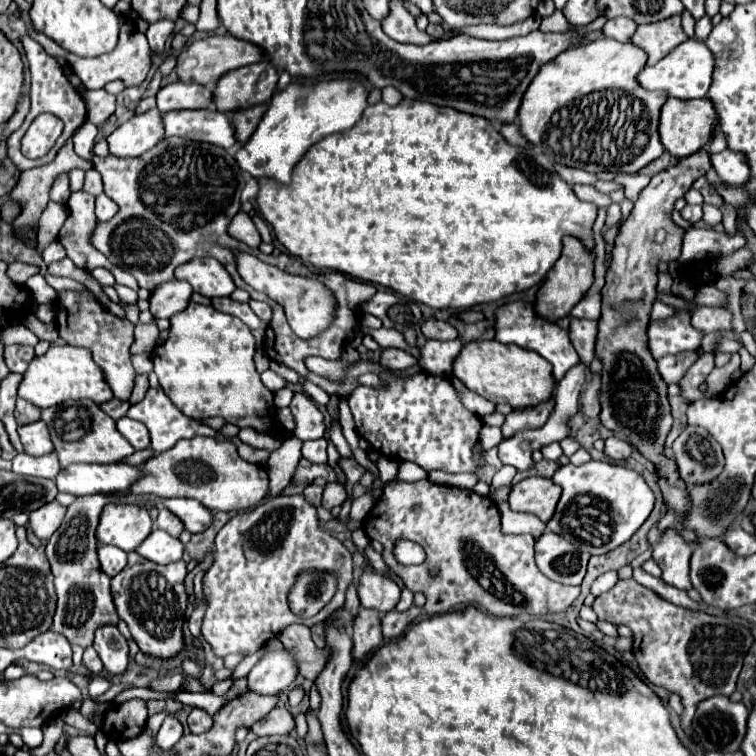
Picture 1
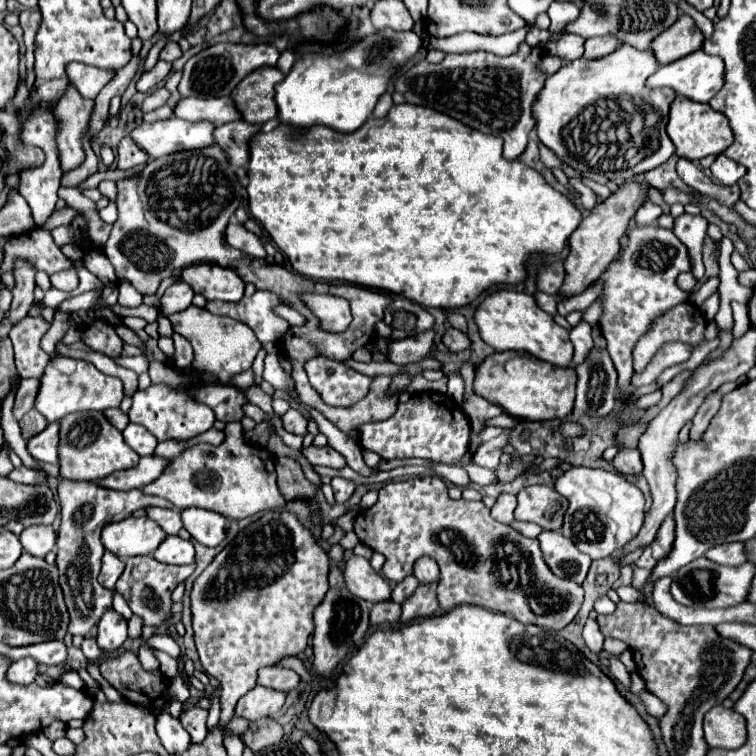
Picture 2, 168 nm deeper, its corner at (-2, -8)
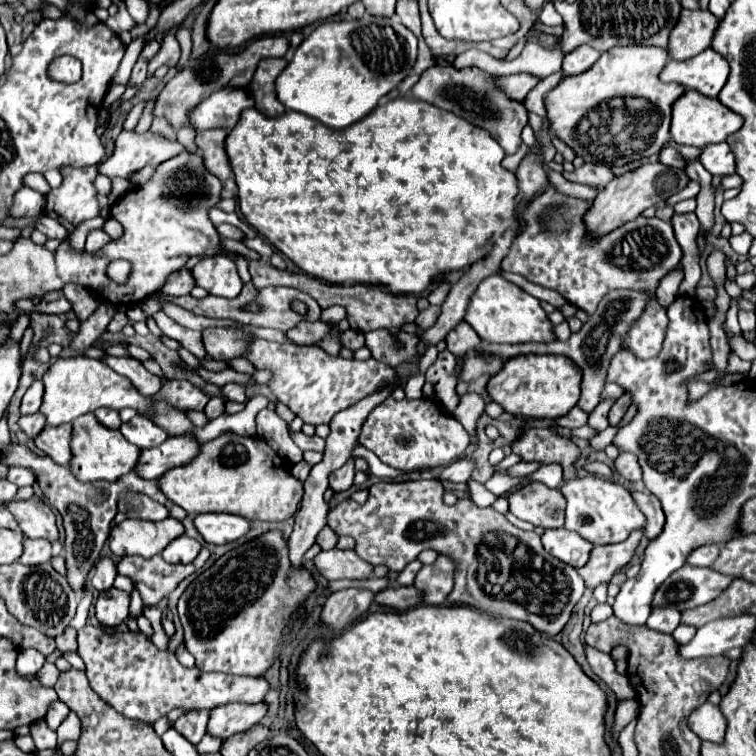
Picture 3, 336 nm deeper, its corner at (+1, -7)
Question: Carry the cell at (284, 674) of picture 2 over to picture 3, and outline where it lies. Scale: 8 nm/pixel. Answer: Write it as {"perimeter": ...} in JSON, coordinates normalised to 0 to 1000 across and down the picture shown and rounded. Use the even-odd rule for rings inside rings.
{"perimeter":[[[110,828],[102,841],[104,868],[112,876],[120,910],[155,942],[173,952],[205,958],[229,937],[282,939],[303,929],[340,931],[356,915],[356,905],[343,897],[319,897],[303,892],[271,892],[261,884],[245,884],[224,860],[210,860],[189,836],[155,836],[134,828]]]}

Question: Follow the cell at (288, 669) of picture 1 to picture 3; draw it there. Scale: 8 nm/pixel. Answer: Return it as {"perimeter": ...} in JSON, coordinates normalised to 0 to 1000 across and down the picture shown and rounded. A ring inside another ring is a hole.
{"perimeter":[[[308,929],[303,934],[290,934],[287,939],[279,939],[274,971],[300,979],[308,971],[324,968],[332,960],[337,960],[351,944],[353,944],[353,934],[348,929],[340,934],[324,934],[316,929]]]}

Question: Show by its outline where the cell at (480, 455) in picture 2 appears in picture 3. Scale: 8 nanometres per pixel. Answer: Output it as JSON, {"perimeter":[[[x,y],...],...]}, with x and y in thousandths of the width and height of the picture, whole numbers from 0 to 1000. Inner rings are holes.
{"perimeter":[[[610,608],[610,611],[599,611],[594,616],[589,616],[583,622],[583,627],[578,630],[581,638],[591,635],[591,638],[599,638],[599,640],[615,640],[618,632],[623,630],[623,622],[626,622],[626,608]]]}

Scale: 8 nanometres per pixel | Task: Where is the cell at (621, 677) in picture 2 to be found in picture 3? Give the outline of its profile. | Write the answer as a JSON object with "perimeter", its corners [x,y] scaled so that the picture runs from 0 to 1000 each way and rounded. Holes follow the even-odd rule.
{"perimeter":[[[824,926],[824,929],[819,929],[816,942],[813,942],[813,955],[808,960],[808,976],[811,979],[816,979],[819,968],[843,947],[843,942],[845,942],[845,931],[840,926]]]}

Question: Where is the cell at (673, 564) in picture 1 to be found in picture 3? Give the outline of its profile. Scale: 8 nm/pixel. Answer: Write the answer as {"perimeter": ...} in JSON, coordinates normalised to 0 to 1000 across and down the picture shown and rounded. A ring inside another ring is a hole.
{"perimeter":[[[832,648],[835,656],[840,659],[843,669],[848,672],[848,677],[856,685],[853,693],[853,709],[856,712],[866,712],[874,704],[874,696],[880,693],[880,683],[874,675],[874,664],[869,661],[869,656],[864,653],[853,653],[853,651],[843,651],[843,648]]]}

